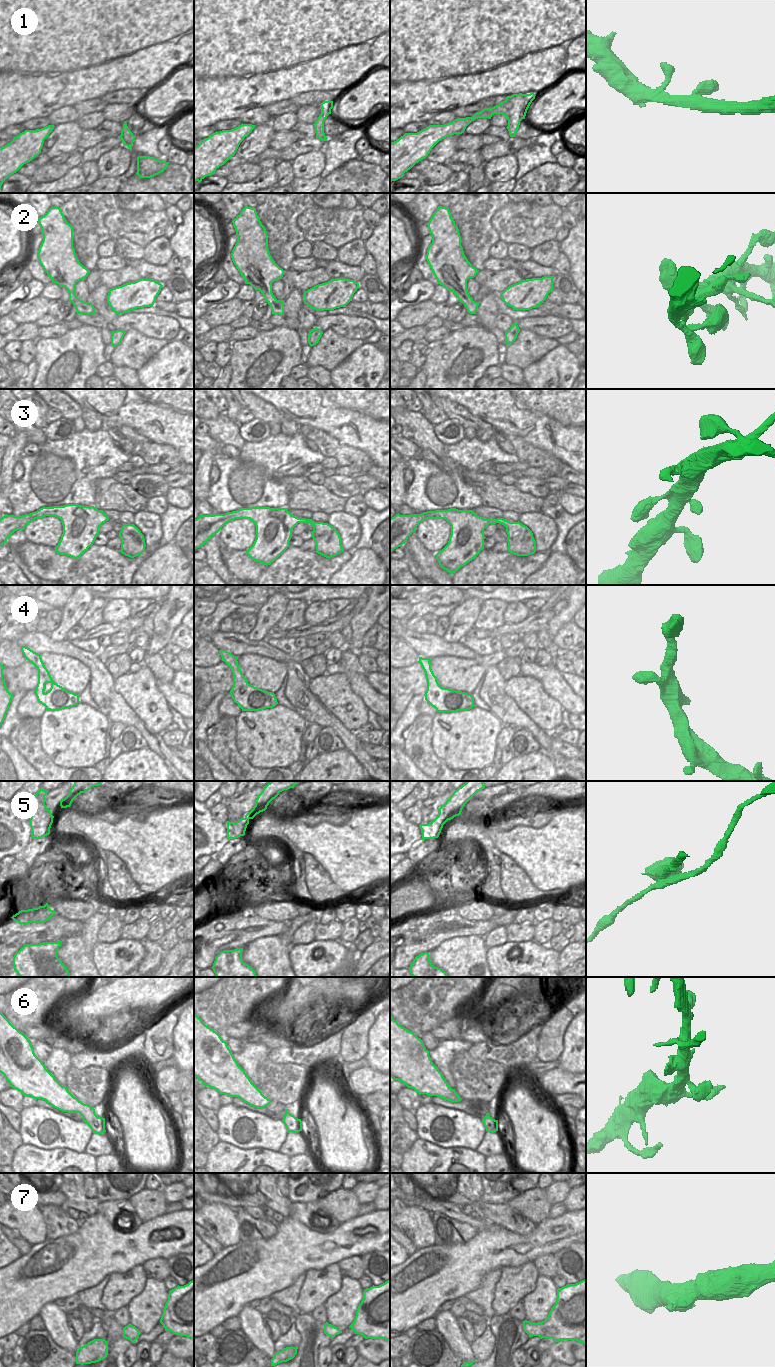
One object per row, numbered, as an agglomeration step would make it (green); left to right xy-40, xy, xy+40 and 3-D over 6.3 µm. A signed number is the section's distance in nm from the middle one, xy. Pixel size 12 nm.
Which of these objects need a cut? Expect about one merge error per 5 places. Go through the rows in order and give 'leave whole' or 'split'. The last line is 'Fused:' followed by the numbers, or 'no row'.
1: leave whole
2: leave whole
3: leave whole
4: leave whole
5: split
6: leave whole
7: leave whole
Fused: 5

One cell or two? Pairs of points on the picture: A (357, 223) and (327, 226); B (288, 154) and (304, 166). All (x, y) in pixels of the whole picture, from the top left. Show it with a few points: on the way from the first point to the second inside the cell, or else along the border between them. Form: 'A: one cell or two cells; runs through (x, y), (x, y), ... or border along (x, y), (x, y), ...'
A: one cell; runs through (350, 223), (344, 226), (334, 226)
B: two cells; border along (317, 149), (301, 153), (291, 161)

